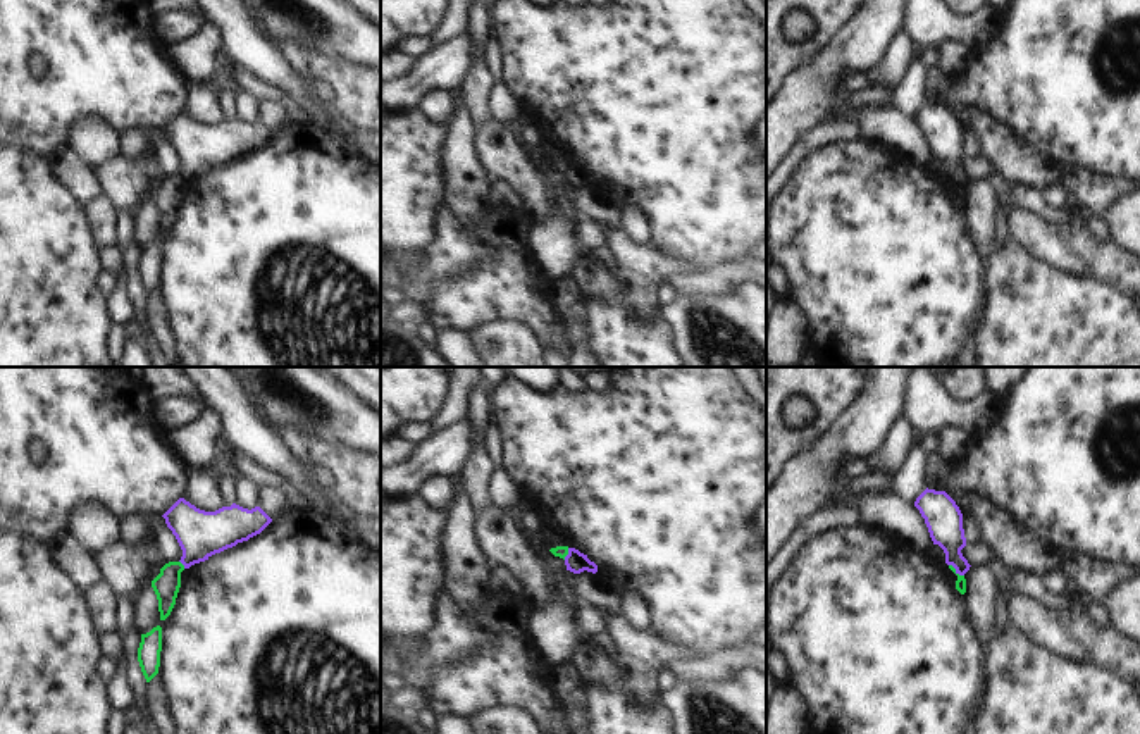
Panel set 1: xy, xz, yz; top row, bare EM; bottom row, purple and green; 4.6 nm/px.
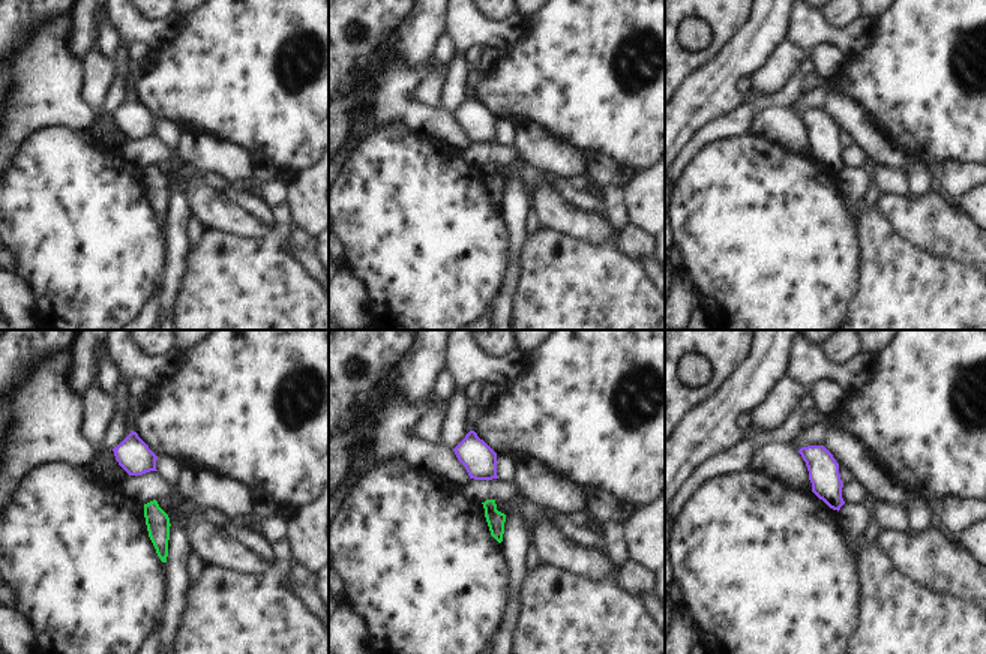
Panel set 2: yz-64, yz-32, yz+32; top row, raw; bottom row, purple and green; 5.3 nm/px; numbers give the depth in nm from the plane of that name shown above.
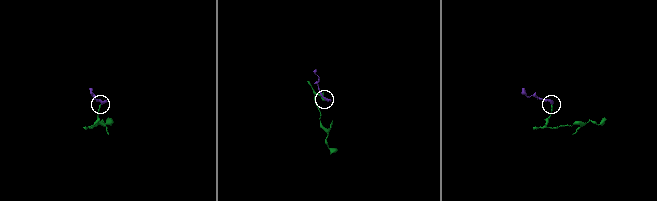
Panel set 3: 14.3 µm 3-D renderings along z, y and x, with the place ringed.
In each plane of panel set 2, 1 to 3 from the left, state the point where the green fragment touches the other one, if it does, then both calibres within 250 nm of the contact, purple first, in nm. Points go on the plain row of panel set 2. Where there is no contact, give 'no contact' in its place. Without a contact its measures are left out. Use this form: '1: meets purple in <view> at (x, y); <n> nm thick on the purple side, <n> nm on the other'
1: no contact
2: no contact
3: no contact

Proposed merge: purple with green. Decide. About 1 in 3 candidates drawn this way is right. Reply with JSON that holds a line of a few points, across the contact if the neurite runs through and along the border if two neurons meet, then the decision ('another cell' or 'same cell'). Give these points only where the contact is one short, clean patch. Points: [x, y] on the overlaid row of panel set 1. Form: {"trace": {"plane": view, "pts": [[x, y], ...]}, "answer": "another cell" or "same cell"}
{"trace": {"plane": "yz", "pts": [[949, 564], [963, 576]]}, "answer": "another cell"}

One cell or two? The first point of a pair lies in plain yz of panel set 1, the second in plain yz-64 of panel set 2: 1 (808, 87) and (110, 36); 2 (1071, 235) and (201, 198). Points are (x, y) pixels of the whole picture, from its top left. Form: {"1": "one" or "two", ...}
{"1": "two", "2": "one"}

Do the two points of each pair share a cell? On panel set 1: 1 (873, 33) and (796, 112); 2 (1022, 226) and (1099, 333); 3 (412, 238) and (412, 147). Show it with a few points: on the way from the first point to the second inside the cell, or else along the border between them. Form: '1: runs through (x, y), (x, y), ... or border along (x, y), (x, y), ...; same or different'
1: runs through (853, 50), (810, 92); same
2: border along (1018, 243), (1049, 266), (1075, 276), (1090, 278); different
3: runs through (408, 216), (408, 169); same

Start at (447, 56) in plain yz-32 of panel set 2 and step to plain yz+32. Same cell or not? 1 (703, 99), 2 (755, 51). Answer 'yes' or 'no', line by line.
1: no
2: no

